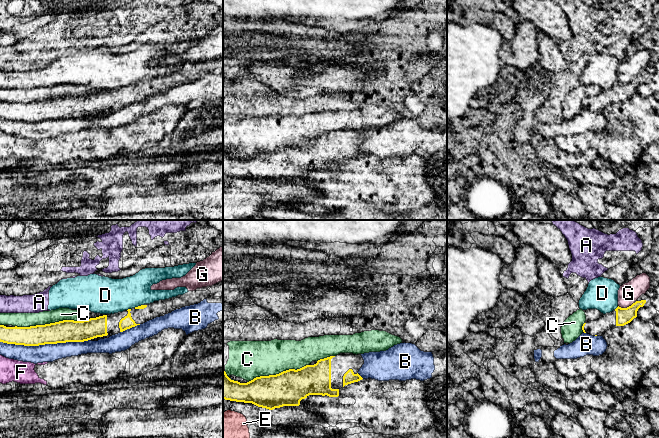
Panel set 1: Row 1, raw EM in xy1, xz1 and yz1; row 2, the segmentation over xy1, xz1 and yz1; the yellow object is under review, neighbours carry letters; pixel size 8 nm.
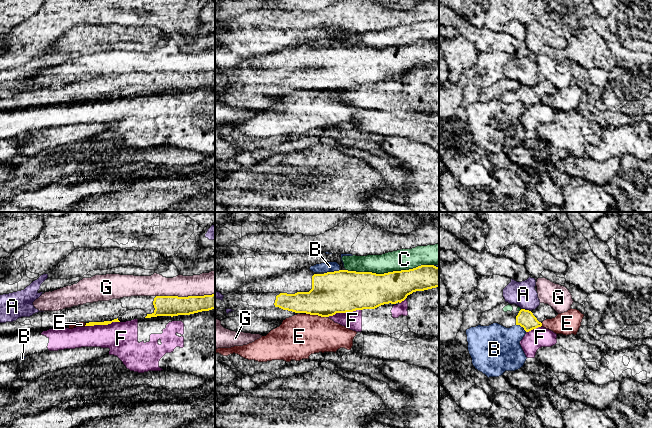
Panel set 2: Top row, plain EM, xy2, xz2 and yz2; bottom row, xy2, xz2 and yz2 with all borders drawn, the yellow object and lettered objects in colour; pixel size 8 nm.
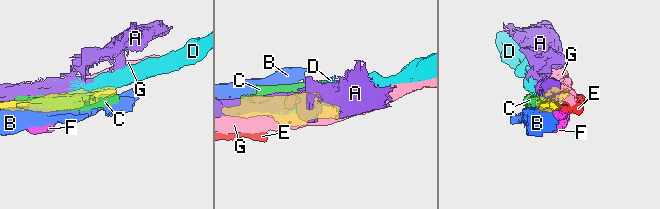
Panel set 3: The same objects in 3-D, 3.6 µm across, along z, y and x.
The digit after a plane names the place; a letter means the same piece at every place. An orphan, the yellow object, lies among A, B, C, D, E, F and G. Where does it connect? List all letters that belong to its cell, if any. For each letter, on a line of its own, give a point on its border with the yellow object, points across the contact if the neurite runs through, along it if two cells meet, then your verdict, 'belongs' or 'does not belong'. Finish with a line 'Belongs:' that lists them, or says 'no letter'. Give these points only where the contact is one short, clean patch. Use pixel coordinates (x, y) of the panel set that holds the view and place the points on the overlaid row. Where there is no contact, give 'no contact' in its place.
A: contact yz2 (526, 310); does not belong
B: contact xy1 (45, 343); does not belong
C: contact xz2 (389, 272); does not belong
D: contact xy1 (128, 309); does not belong
E: contact xz2 (316, 314); border xz2 (306, 313), (326, 317); does not belong
F: contact xy2 (102, 324); does not belong
G: contact xy2 (185, 297); does not belong
Belongs: no letter

